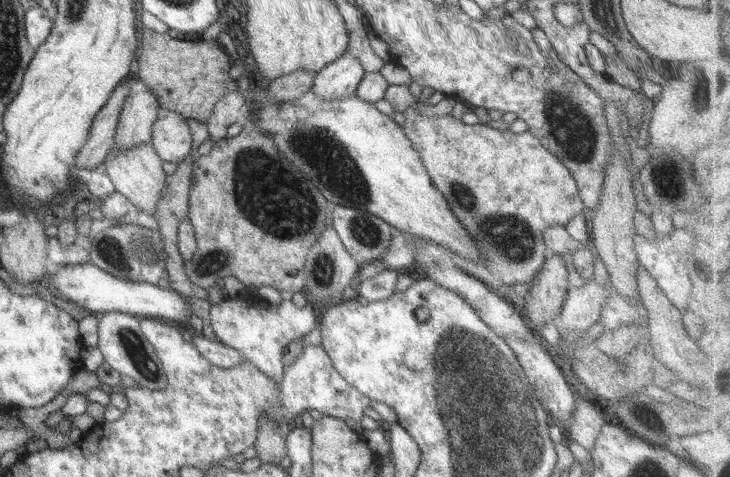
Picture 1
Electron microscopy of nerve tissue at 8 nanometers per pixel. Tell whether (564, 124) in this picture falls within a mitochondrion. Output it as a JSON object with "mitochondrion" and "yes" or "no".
{"mitochondrion":"yes"}

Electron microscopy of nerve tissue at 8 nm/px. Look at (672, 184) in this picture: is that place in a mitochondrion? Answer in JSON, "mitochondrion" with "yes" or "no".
{"mitochondrion":"yes"}

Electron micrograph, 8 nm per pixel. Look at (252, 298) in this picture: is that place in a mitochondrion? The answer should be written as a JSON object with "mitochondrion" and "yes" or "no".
{"mitochondrion":"no"}

